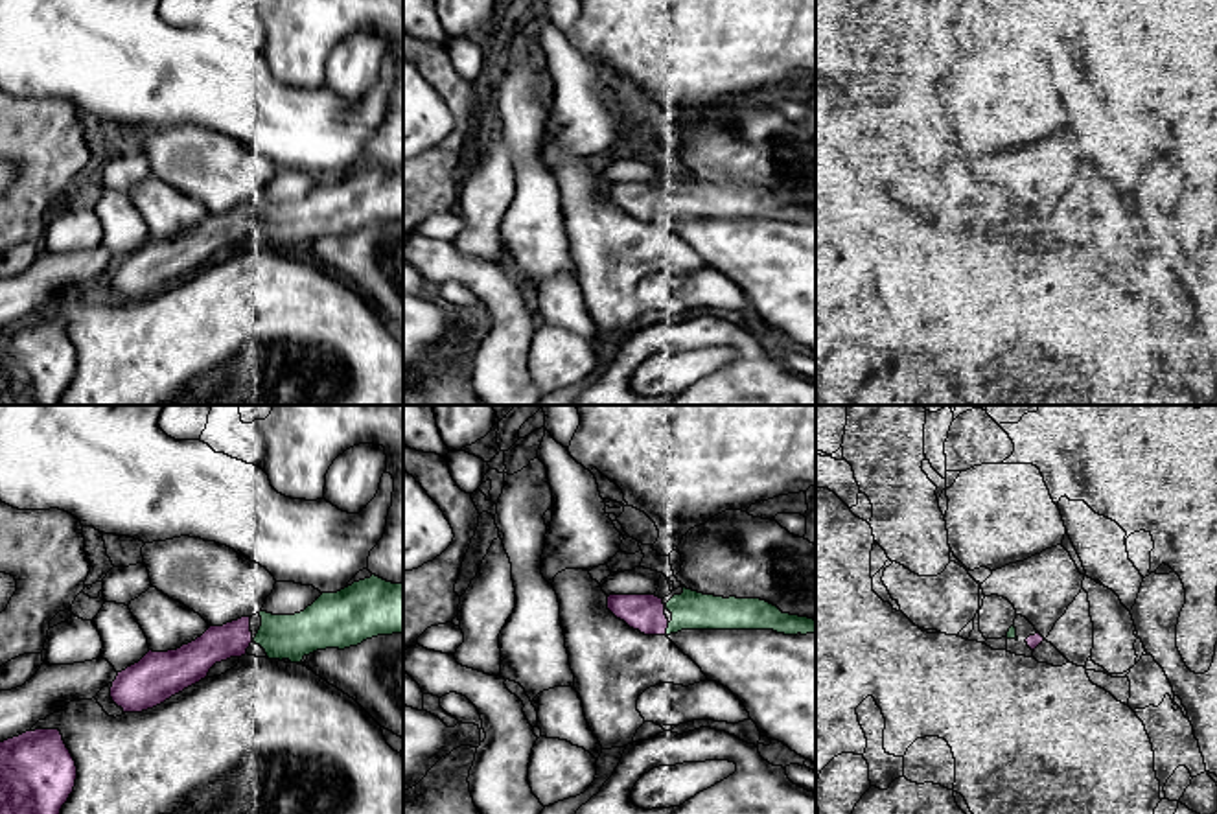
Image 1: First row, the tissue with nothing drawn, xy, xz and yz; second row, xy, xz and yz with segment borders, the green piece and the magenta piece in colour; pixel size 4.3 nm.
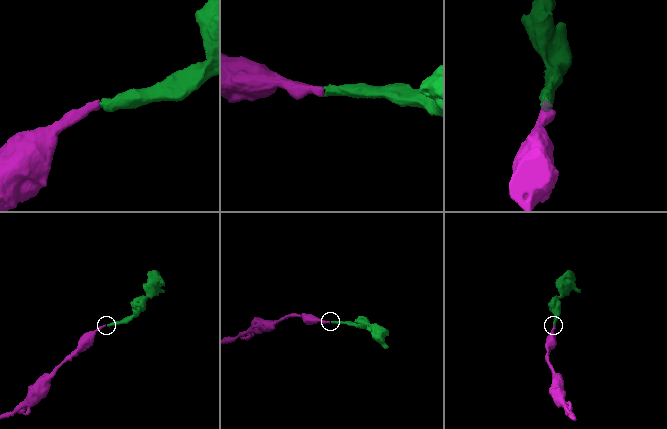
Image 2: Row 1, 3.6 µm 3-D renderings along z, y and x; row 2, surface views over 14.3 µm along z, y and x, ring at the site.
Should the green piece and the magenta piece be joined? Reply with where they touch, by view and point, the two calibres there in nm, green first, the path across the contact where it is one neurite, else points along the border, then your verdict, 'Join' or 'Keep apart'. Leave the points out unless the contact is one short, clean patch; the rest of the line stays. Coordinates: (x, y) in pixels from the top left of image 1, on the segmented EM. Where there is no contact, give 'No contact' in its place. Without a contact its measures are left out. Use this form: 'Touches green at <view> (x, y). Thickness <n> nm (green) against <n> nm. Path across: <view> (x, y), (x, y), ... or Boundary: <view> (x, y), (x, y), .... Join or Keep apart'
Touches green at xz (667, 628). Thickness 170 nm (green) against 160 nm. Join

